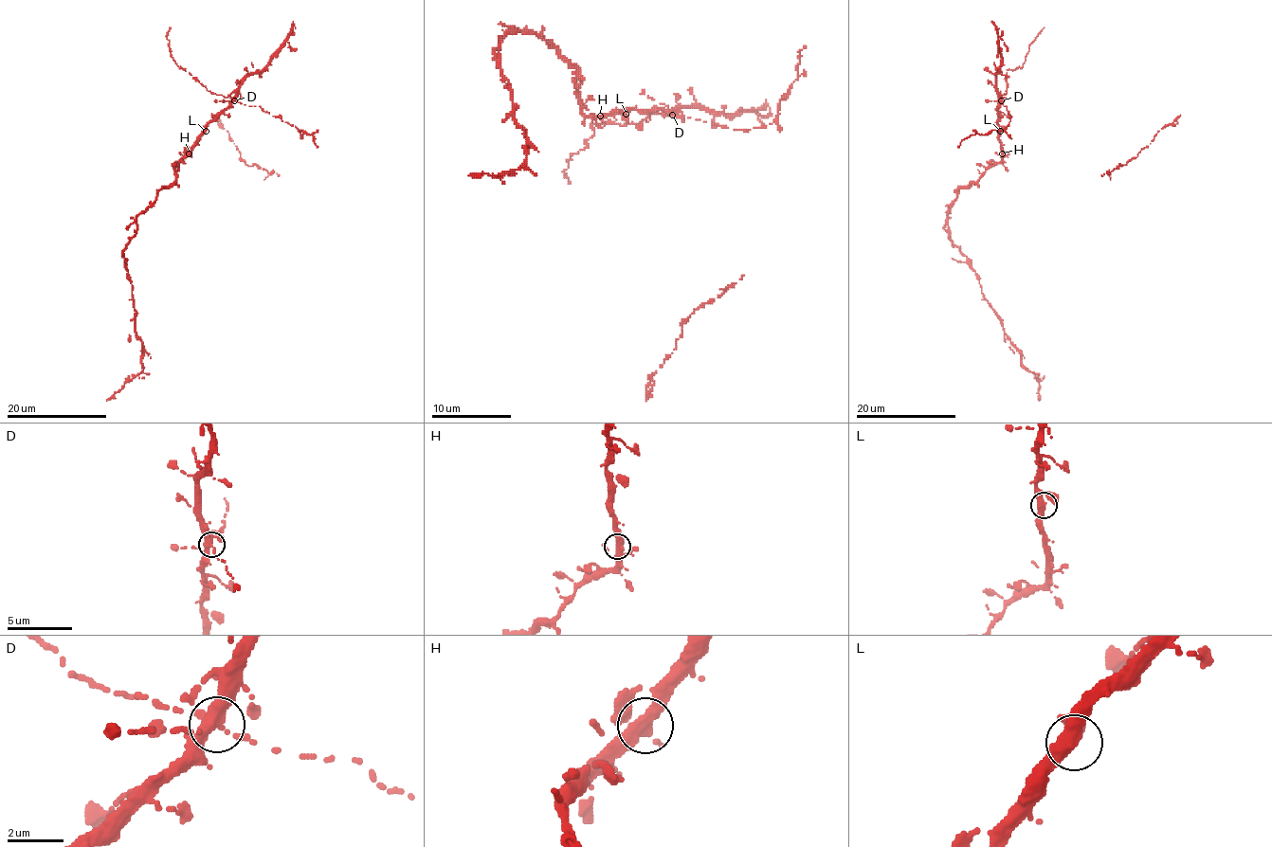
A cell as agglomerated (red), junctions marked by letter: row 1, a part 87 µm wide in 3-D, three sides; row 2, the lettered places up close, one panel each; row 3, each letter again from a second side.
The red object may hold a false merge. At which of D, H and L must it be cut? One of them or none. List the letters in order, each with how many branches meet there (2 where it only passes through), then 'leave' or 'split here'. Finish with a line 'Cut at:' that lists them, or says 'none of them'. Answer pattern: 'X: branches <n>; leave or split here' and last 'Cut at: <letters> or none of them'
D: branches 4; leave
H: branches 4; leave
L: branches 3; leave
Cut at: none of them

